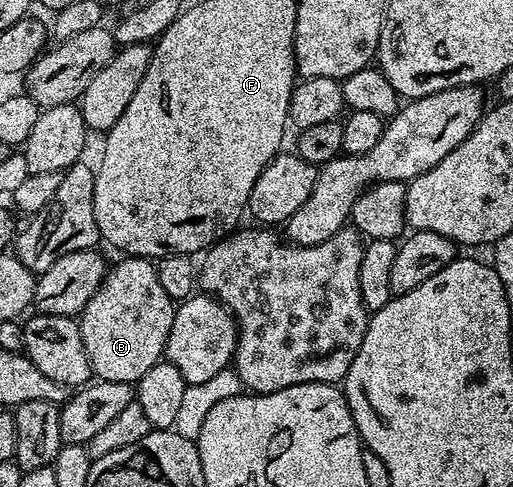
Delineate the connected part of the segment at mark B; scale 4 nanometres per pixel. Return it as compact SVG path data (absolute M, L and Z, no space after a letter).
M125 256L105 273L91 302L81 311L83 346L97 380L136 385L165 355L175 302L159 283L157 265L144 256Z

